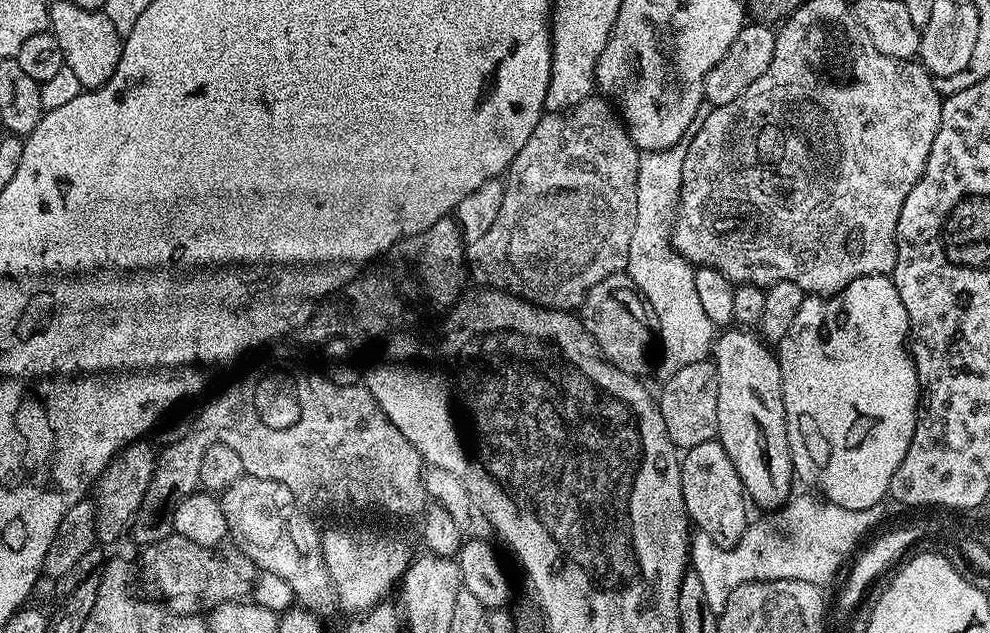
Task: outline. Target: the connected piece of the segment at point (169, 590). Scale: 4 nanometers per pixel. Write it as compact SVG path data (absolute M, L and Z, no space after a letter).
M173 534L162 538L162 542L147 545L141 552L144 553L140 556L139 591L149 601L159 602L171 612L179 612L181 616L208 614L213 608L222 606L226 602L244 600L251 597L252 588L256 585L258 569L254 566L254 562L250 562L250 558L246 558L246 554L242 554L234 546L207 548Z

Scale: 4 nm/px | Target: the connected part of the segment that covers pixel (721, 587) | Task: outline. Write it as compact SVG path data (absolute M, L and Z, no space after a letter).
M748 525L746 534L735 548L724 548L710 534L697 531L690 542L690 564L706 589L706 598L710 606L719 614L730 594L738 586L754 582L756 576L764 576L764 572L772 572L772 552L764 552L764 528L754 528Z

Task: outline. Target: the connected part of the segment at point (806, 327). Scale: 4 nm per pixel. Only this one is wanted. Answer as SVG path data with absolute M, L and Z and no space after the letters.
M891 275L887 276L863 276L862 278L854 278L854 282L850 282L841 292L835 296L817 296L815 294L805 295L802 306L798 306L798 314L794 314L794 323L790 326L790 330L786 334L786 338L782 338L778 345L778 359L780 362L780 373L782 374L782 394L784 395L784 405L786 406L786 422L788 423L788 441L790 442L790 450L792 451L792 466L797 477L805 476L808 480L813 480L822 493L823 499L836 503L838 506L845 507L846 510L858 511L879 505L884 499L883 496L889 495L892 479L894 478L894 470L898 470L898 466L902 466L902 458L906 458L906 450L910 450L910 442L914 438L914 430L916 429L916 409L920 399L920 383L916 381L916 368L912 365L912 358L908 342L908 315L906 314L906 306L902 306L902 298L898 298L898 290L894 286Z

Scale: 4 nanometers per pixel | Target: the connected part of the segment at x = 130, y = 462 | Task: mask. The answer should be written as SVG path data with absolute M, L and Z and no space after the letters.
M148 442L129 444L108 463L108 469L100 475L94 488L94 503L96 539L101 545L114 543L123 532L125 535L131 529L134 518L150 490L157 455L157 449L152 449Z

